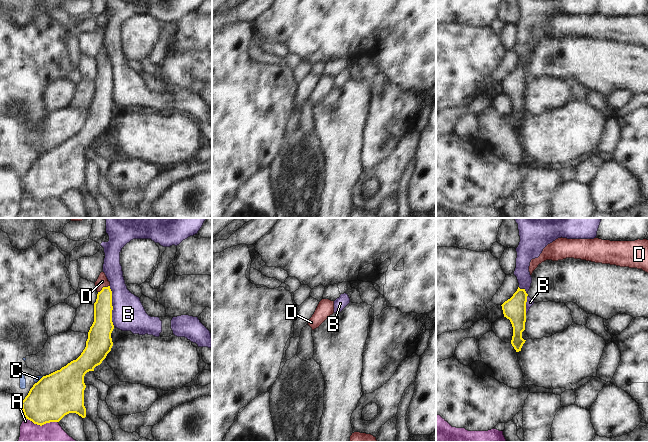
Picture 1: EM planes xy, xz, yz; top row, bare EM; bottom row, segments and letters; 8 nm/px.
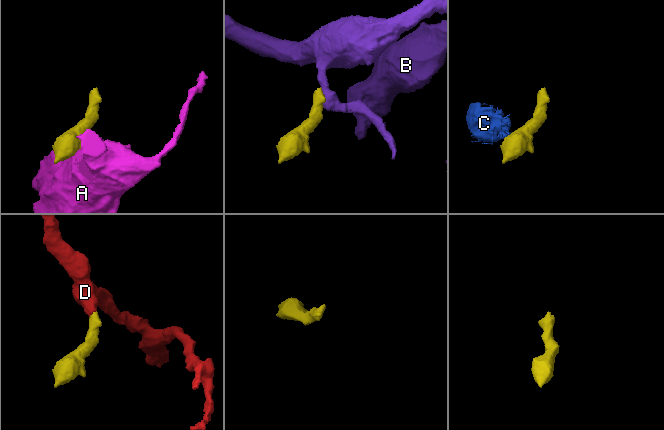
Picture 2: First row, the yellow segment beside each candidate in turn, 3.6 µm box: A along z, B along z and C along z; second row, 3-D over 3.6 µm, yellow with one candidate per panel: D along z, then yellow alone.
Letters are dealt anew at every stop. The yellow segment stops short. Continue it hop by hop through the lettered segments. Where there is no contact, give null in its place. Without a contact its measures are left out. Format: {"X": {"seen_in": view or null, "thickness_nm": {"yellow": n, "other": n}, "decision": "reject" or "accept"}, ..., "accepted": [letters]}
{"A": {"seen_in": "xy", "thickness_nm": {"yellow": 360, "other": 280}, "decision": "reject"}, "B": {"seen_in": "xy", "thickness_nm": {"yellow": 180, "other": 260}, "decision": "reject"}, "C": {"seen_in": "xy", "thickness_nm": {"yellow": 360, "other": 40}, "decision": "reject"}, "D": {"seen_in": "xy", "thickness_nm": {"yellow": 150, "other": 90}, "decision": "accept"}, "accepted": ["D"]}

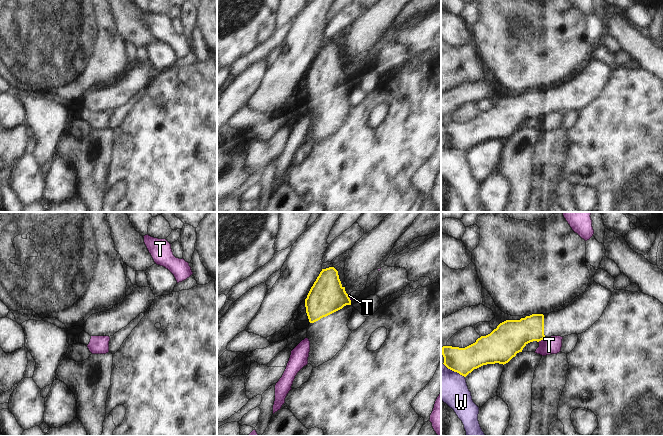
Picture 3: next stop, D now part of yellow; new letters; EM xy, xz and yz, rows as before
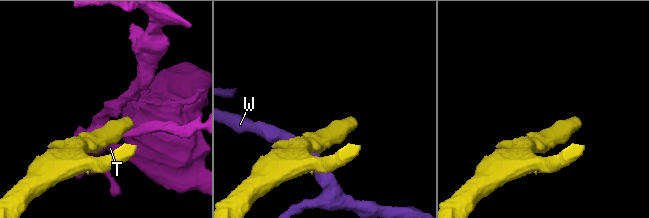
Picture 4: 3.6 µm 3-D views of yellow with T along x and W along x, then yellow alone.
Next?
{"T": {"seen_in": "yz", "thickness_nm": {"yellow": 280, "other": 140}, "decision": "reject"}, "W": {"seen_in": "yz", "thickness_nm": {"yellow": 200, "other": 260}, "decision": "reject"}, "accepted": []}

